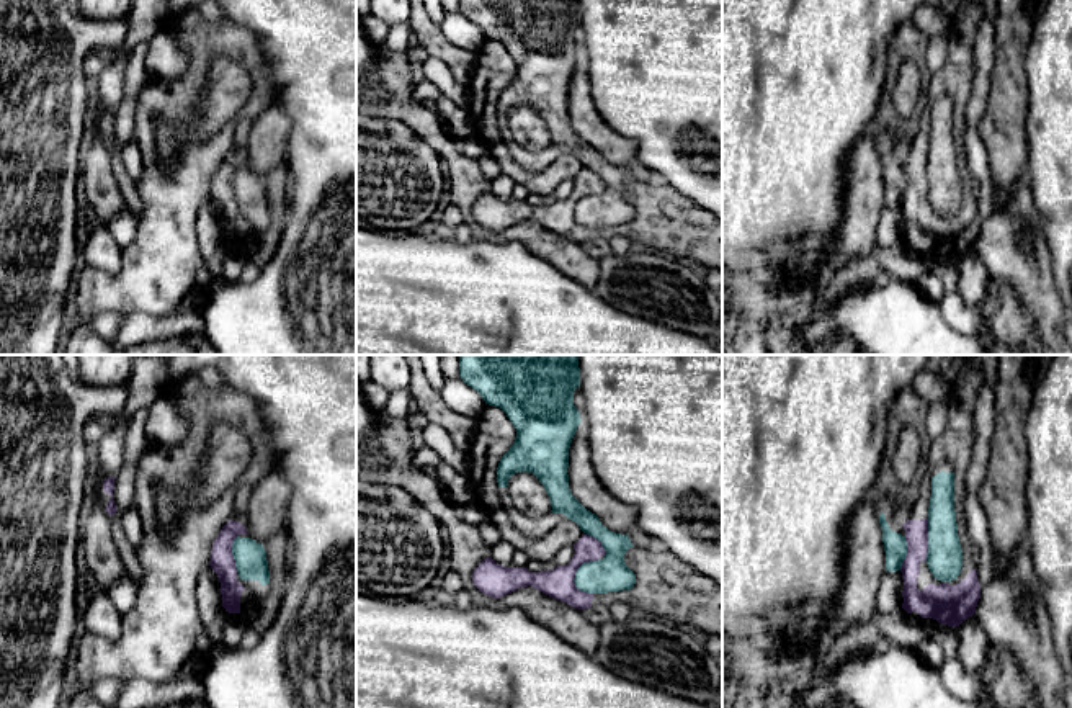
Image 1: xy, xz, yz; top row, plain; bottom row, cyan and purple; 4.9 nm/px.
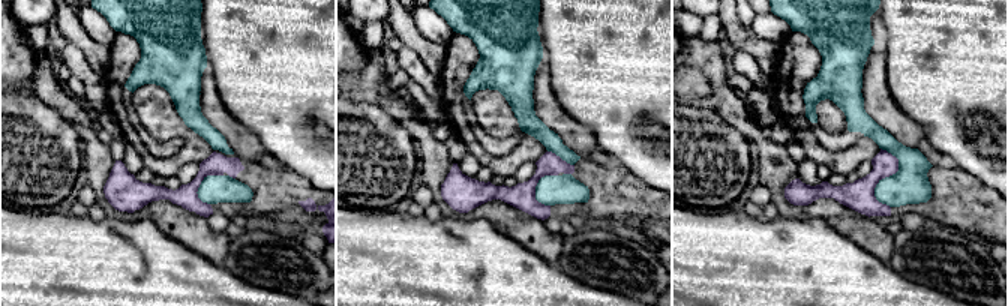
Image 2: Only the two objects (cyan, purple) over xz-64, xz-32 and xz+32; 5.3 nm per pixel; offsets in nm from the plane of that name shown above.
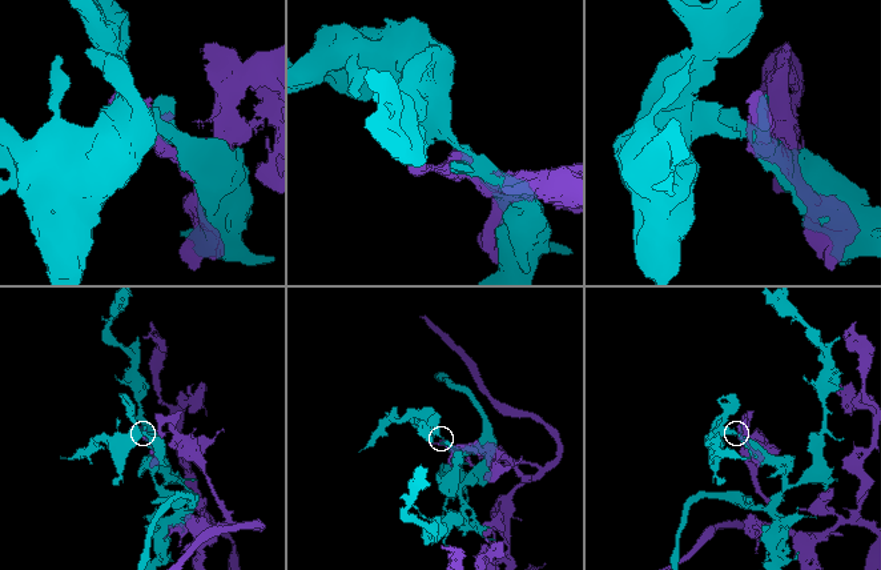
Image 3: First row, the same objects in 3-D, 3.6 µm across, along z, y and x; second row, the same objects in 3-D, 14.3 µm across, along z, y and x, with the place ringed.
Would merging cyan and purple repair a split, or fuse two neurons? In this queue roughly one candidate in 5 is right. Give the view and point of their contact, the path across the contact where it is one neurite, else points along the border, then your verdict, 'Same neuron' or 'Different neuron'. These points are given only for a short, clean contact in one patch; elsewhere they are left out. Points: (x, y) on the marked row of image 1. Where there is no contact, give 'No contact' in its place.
Touches cyan at xz (577, 569). Different neuron

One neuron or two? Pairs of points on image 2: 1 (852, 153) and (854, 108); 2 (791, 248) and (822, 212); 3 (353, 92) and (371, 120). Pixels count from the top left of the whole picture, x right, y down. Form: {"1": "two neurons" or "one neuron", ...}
{"1": "two neurons", "2": "two neurons", "3": "two neurons"}

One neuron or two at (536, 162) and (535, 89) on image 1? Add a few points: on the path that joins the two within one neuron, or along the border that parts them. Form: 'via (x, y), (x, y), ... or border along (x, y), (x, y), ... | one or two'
via (556, 147), (559, 144), (559, 126), (553, 108) | one

